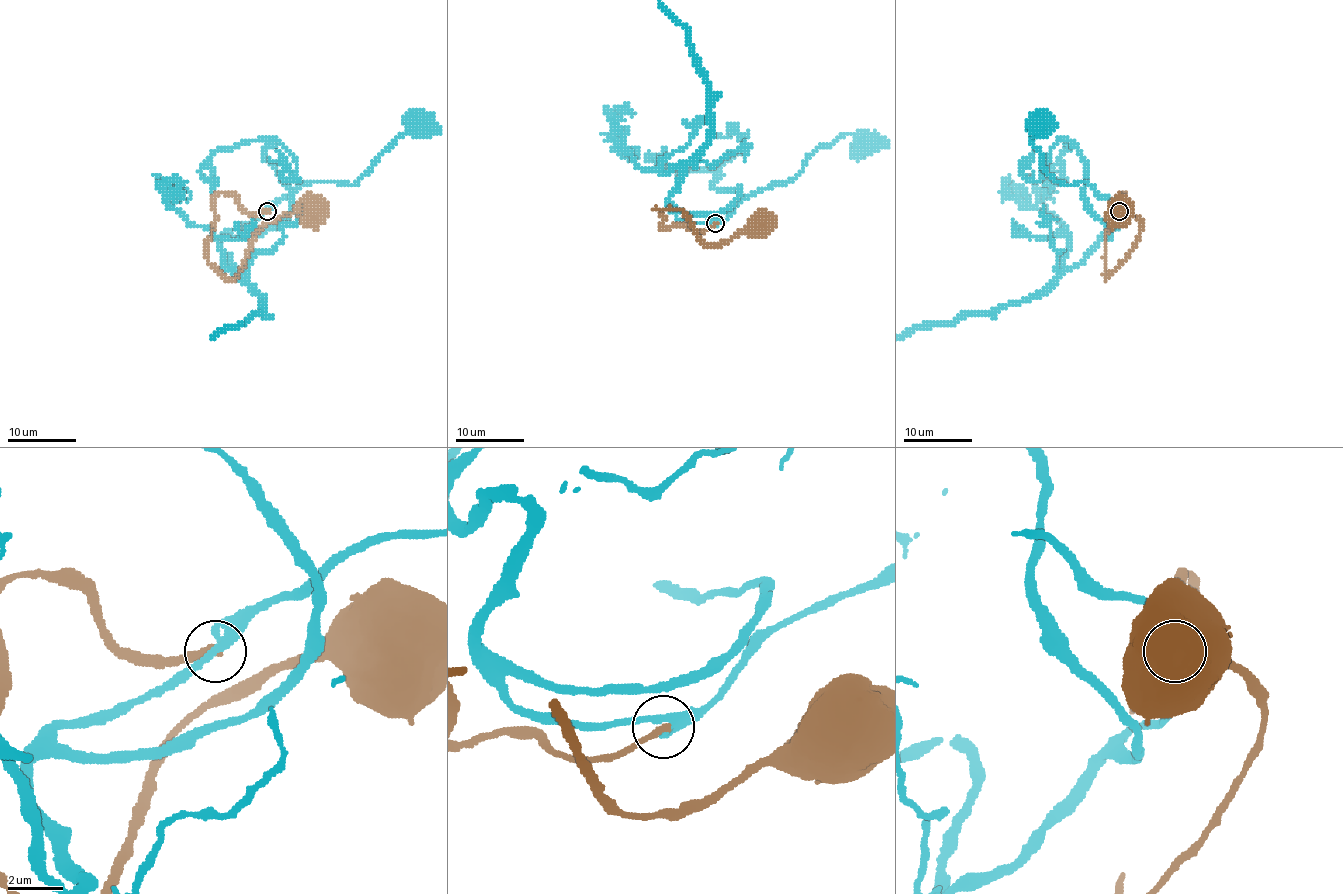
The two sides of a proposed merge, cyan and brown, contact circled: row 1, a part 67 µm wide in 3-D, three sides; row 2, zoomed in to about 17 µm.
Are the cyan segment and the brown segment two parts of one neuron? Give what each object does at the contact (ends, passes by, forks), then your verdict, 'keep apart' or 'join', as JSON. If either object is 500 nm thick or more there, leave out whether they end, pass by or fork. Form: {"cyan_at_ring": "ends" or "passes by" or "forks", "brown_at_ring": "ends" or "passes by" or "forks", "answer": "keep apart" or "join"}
{"cyan_at_ring": "passes by", "brown_at_ring": "ends", "answer": "keep apart"}

